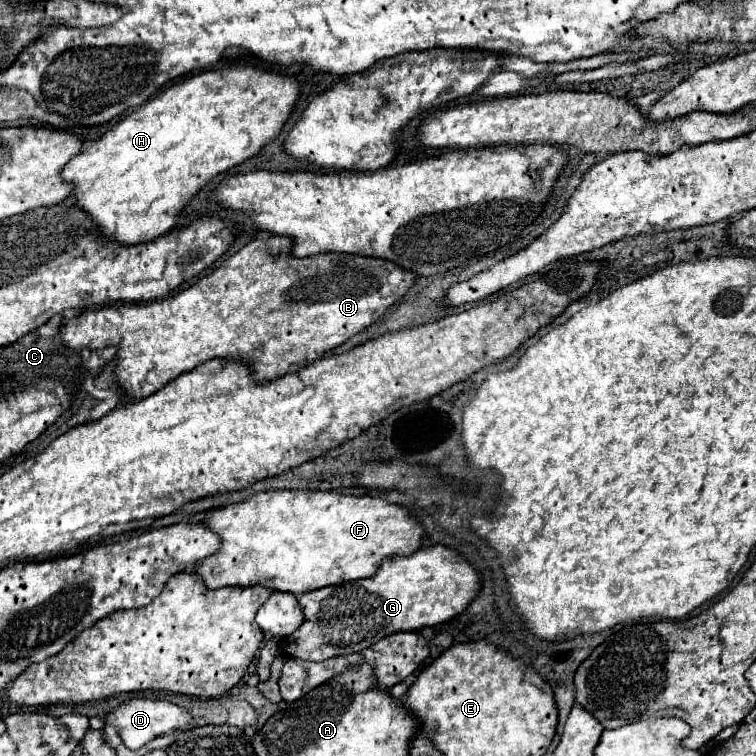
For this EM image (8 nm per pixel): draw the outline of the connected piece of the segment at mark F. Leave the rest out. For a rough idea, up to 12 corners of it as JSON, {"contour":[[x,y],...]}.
{"contour":[[269,490],[203,512],[207,588],[301,596],[421,548],[381,498]]}

